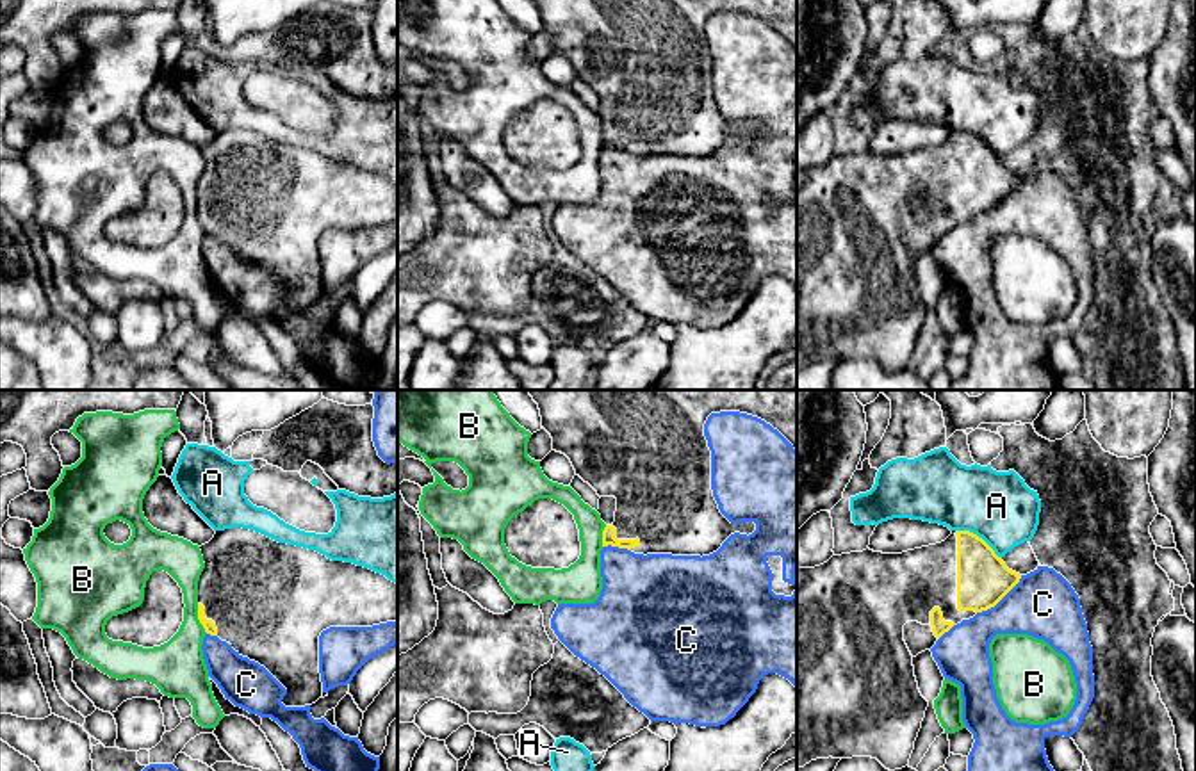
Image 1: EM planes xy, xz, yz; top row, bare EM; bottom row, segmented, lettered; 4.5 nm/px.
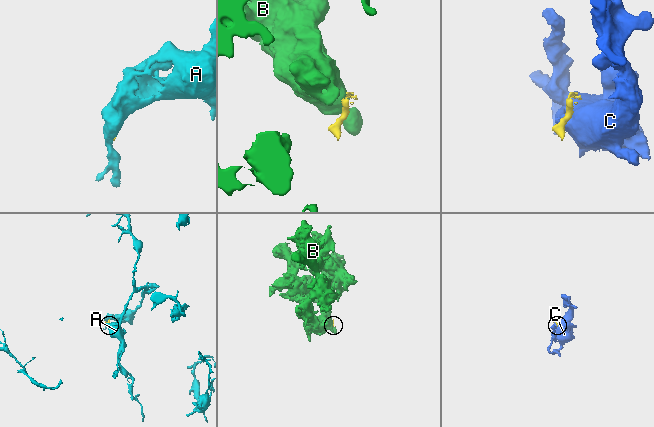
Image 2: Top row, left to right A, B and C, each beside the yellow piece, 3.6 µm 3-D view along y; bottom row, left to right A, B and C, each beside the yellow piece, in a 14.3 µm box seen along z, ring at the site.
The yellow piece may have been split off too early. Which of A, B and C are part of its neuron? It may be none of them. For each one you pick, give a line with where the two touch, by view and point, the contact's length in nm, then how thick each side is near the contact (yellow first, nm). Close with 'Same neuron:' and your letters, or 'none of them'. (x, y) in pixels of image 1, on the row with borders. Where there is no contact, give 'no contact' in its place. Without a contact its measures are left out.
Same neuron: none of them

